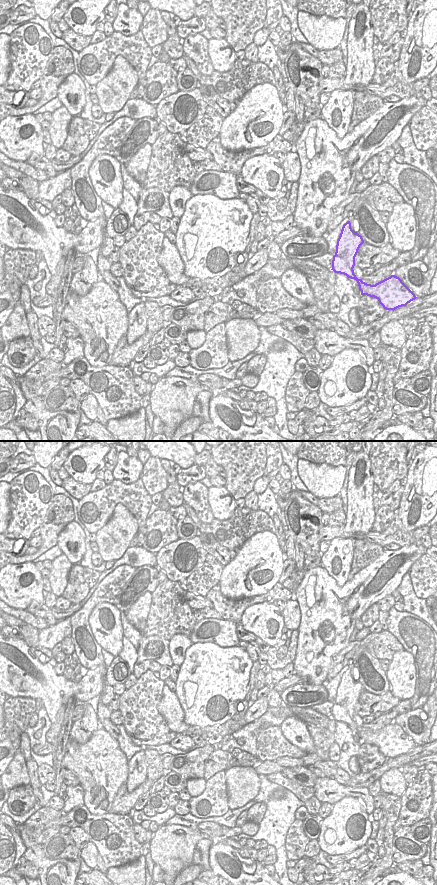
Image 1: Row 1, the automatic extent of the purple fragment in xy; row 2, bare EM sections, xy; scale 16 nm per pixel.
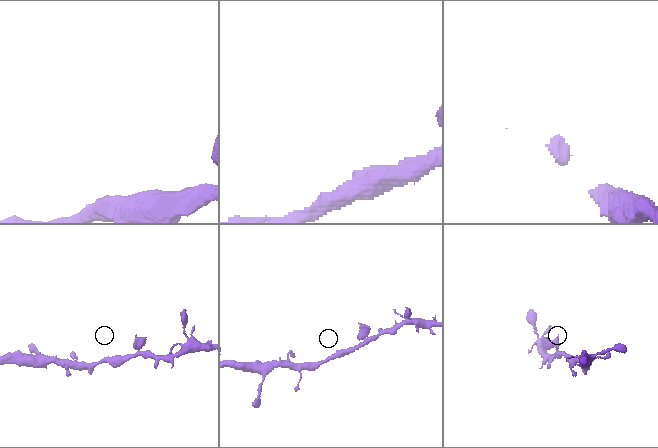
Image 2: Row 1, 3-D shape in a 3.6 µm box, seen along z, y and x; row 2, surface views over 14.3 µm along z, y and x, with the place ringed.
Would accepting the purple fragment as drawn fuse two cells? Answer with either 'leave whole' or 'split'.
leave whole

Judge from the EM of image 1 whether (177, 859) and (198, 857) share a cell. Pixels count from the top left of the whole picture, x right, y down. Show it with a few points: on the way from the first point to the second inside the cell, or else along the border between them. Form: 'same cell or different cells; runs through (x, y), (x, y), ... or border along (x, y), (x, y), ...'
different cells; border along (206, 838), (202, 838), (197, 843), (191, 863)

